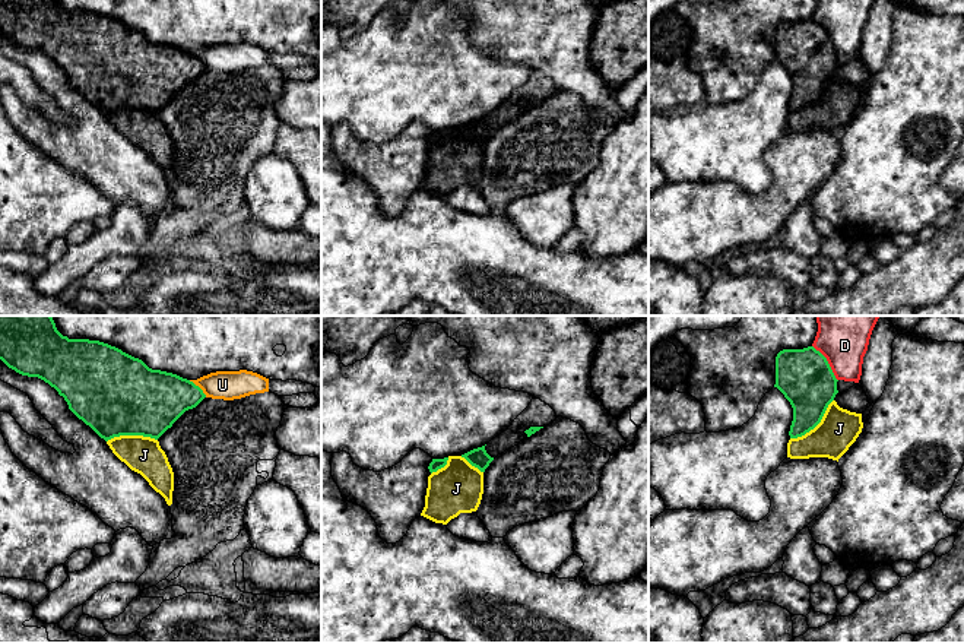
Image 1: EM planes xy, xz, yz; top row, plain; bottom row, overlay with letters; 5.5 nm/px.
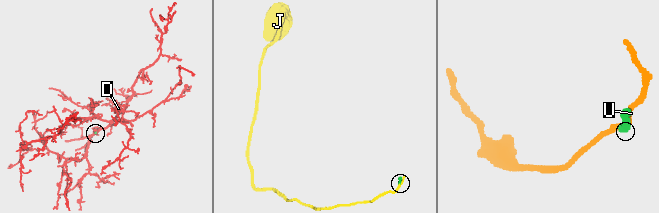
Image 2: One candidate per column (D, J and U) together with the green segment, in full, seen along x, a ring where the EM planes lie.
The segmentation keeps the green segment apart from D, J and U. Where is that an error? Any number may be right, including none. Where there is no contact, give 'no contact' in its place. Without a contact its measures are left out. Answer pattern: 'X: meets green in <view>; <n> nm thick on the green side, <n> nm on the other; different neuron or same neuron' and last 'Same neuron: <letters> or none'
D: meets green in yz; 300 nm thick on the green side, 220 nm on the other; different neuron
J: meets green in yz; 300 nm thick on the green side, 220 nm on the other; different neuron
U: meets green in xy; 320 nm thick on the green side, 160 nm on the other; different neuron
Same neuron: none

